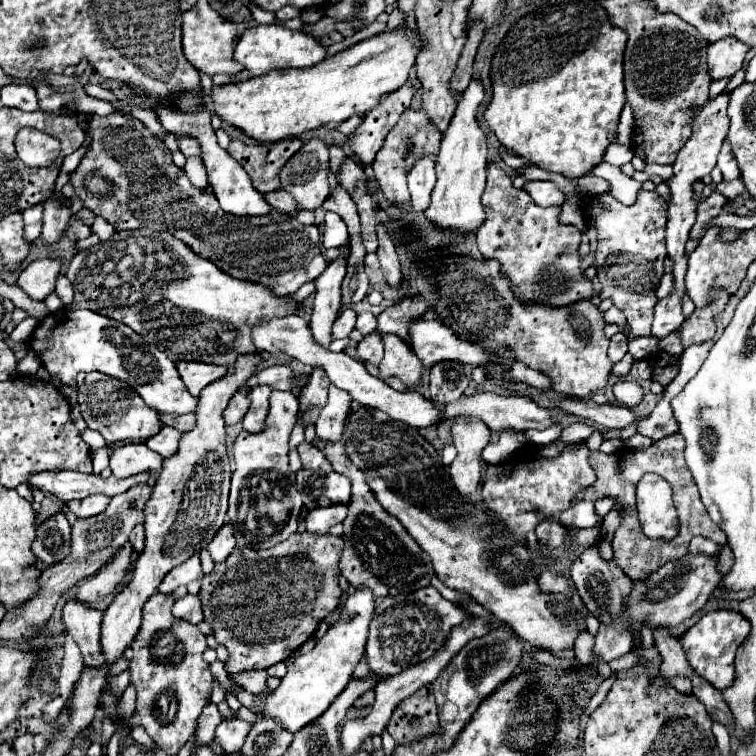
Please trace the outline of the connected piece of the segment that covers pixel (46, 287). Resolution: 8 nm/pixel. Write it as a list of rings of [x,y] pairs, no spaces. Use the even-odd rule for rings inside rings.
[[[34,260],[24,268],[16,280],[16,284],[32,298],[32,300],[44,300],[52,290],[56,276],[60,274],[60,260]]]

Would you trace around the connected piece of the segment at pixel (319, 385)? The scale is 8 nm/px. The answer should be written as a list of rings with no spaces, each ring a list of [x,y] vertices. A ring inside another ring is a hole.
[[[314,368],[308,378],[308,384],[298,394],[298,404],[300,404],[298,424],[308,426],[318,420],[318,414],[326,406],[328,386],[330,386],[330,380],[326,372],[322,372],[322,368]]]

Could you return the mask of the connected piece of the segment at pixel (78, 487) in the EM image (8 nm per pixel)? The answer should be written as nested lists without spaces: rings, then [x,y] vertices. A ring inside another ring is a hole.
[[[56,470],[56,472],[38,472],[28,478],[28,484],[32,488],[38,488],[42,492],[50,492],[58,496],[64,502],[80,500],[90,494],[104,494],[104,496],[116,496],[132,488],[134,484],[142,484],[148,480],[148,474],[136,474],[128,478],[102,478],[96,474],[80,474],[74,470]]]

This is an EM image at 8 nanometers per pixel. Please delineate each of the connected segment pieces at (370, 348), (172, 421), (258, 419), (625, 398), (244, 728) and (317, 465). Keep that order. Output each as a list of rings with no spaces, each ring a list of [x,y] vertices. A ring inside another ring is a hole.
[[[378,332],[364,336],[364,340],[356,346],[356,358],[364,364],[380,364],[384,356],[384,344]]]
[[[190,412],[190,414],[182,414],[182,416],[170,416],[170,414],[160,414],[160,420],[162,424],[168,424],[168,426],[174,426],[176,430],[180,432],[186,432],[186,430],[192,430],[192,426],[196,424],[196,416]]]
[[[254,386],[246,388],[246,396],[250,396],[250,408],[242,420],[246,432],[260,432],[264,426],[264,418],[268,414],[268,396],[270,386]]]
[[[626,380],[626,382],[614,384],[614,396],[616,396],[616,400],[622,402],[624,406],[632,408],[632,406],[636,406],[636,404],[642,400],[644,390],[642,390],[642,386],[640,386],[638,382]]]
[[[222,720],[216,728],[216,734],[214,734],[214,740],[218,744],[222,744],[222,748],[228,752],[228,754],[234,754],[242,748],[244,744],[244,738],[248,734],[248,730],[252,728],[250,722],[242,722],[242,720]]]
[[[302,442],[298,446],[298,454],[300,454],[300,460],[302,460],[302,468],[310,468],[314,472],[330,472],[332,470],[326,456],[322,452],[318,452],[318,448],[312,446],[312,444]]]

